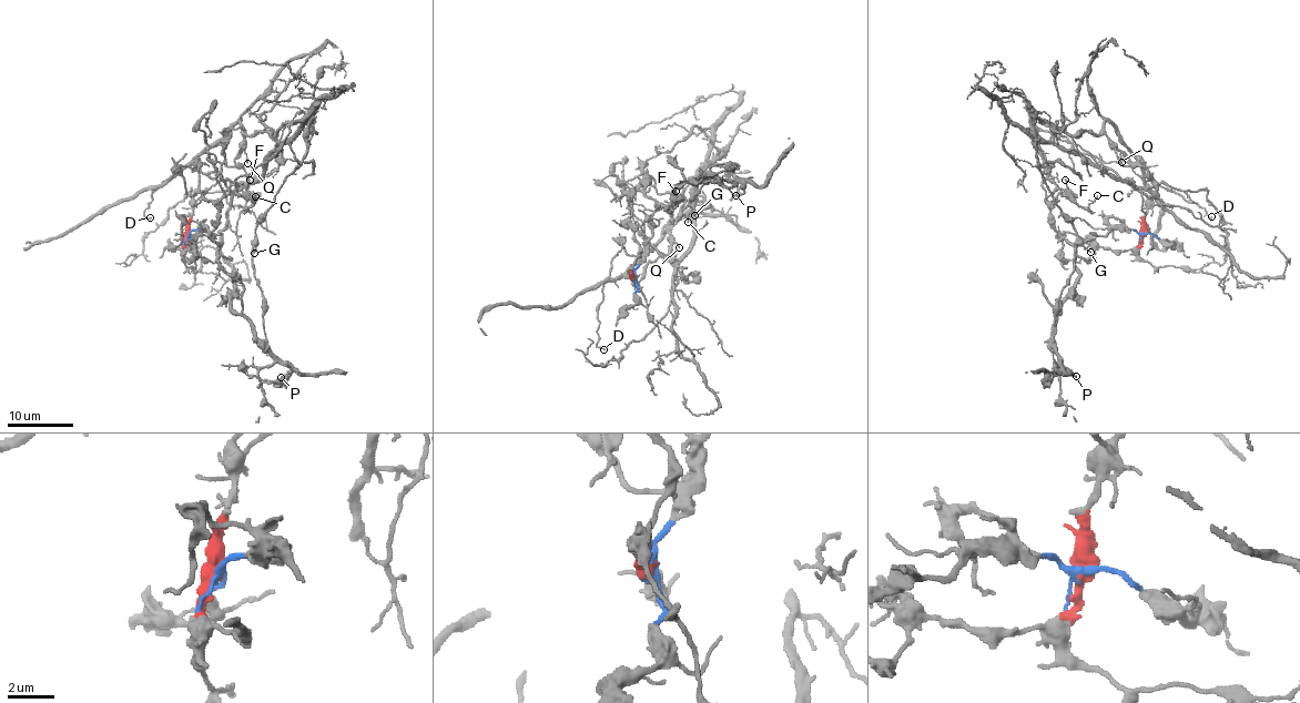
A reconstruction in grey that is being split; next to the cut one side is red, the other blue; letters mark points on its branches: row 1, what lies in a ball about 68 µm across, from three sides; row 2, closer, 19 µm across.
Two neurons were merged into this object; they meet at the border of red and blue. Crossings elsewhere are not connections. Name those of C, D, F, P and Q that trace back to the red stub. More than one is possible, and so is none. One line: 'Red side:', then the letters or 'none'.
Red side: D, Q

